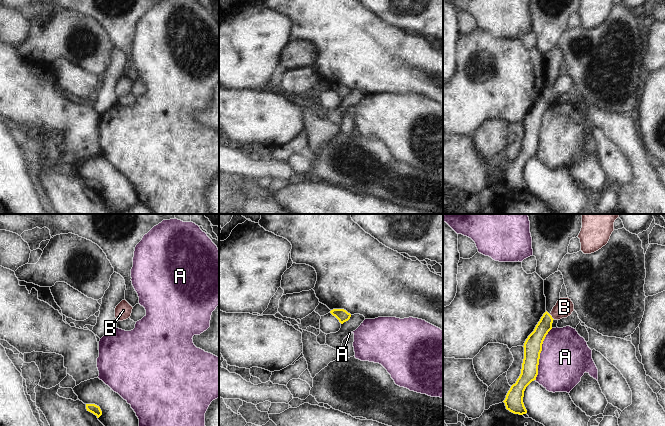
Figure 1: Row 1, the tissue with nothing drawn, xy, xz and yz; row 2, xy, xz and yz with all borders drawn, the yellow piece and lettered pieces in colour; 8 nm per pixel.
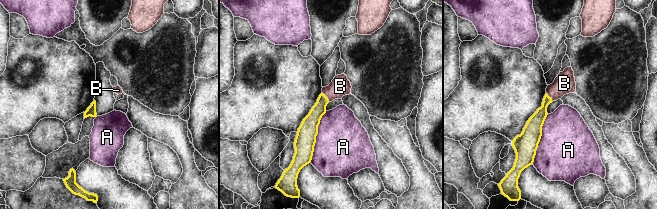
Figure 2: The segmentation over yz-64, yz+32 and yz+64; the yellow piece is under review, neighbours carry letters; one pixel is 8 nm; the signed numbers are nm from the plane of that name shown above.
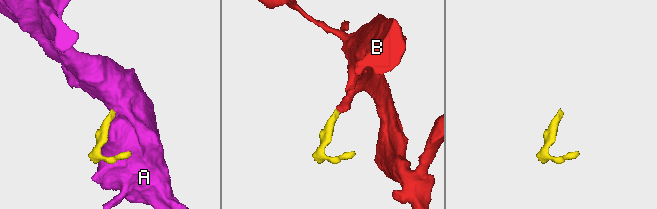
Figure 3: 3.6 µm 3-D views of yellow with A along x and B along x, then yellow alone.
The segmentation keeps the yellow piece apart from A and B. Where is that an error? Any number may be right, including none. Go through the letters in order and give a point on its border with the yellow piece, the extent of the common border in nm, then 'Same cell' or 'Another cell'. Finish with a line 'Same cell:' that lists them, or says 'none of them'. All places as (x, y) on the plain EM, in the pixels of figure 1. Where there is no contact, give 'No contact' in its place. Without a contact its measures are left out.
A: Touches yellow at yz (539, 130). Shared border 440 nm. Another cell
B: Touches yellow at yz (551, 93). Shared border 60 nm. Same cell
Same cell: B

